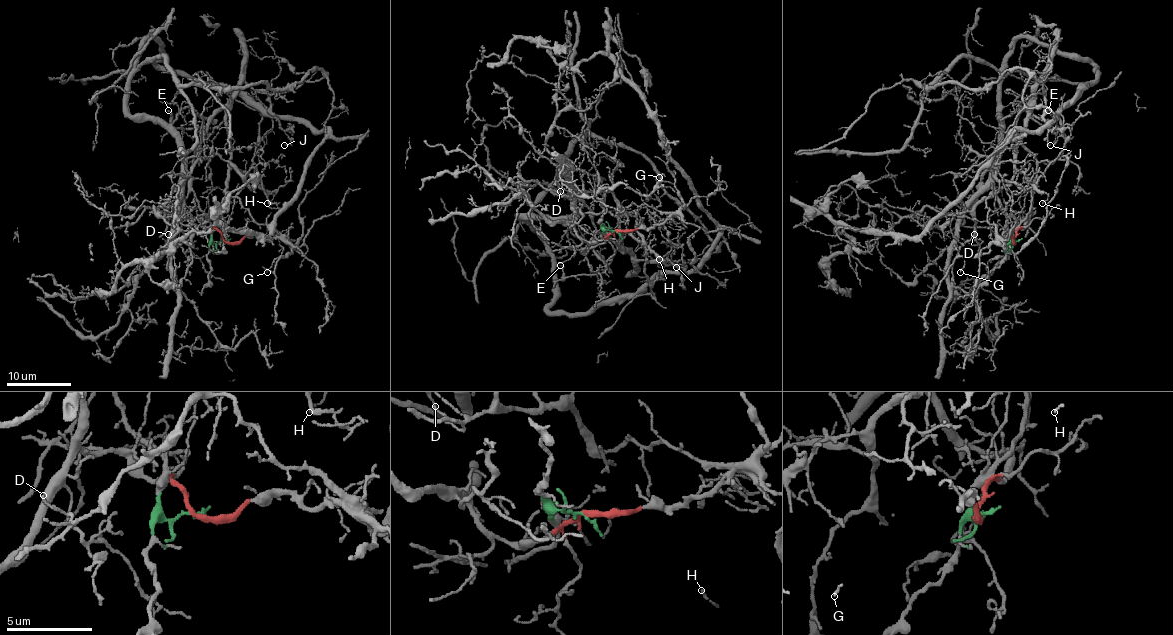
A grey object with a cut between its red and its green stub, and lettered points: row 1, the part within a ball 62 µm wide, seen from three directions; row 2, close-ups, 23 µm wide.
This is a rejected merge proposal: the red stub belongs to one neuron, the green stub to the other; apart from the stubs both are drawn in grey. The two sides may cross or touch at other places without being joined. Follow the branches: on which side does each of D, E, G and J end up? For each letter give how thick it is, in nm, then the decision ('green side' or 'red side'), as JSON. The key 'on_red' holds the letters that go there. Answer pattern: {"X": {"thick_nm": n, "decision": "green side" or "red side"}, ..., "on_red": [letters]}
{"D": {"thick_nm": 100, "decision": "green side"}, "E": {"thick_nm": 100, "decision": "green side"}, "G": {"thick_nm": 100, "decision": "red side"}, "J": {"thick_nm": 70, "decision": "green side"}, "on_red": ["G"]}

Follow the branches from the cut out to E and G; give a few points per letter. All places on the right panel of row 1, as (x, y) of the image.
E: (1014, 242), (1035, 177), (1035, 156), (1022, 143), (1016, 118), (1029, 113), (1056, 132), (1059, 119), (1048, 110)
G: (1014, 242), (1011, 234), (996, 240), (987, 253), (966, 258), (959, 272)

